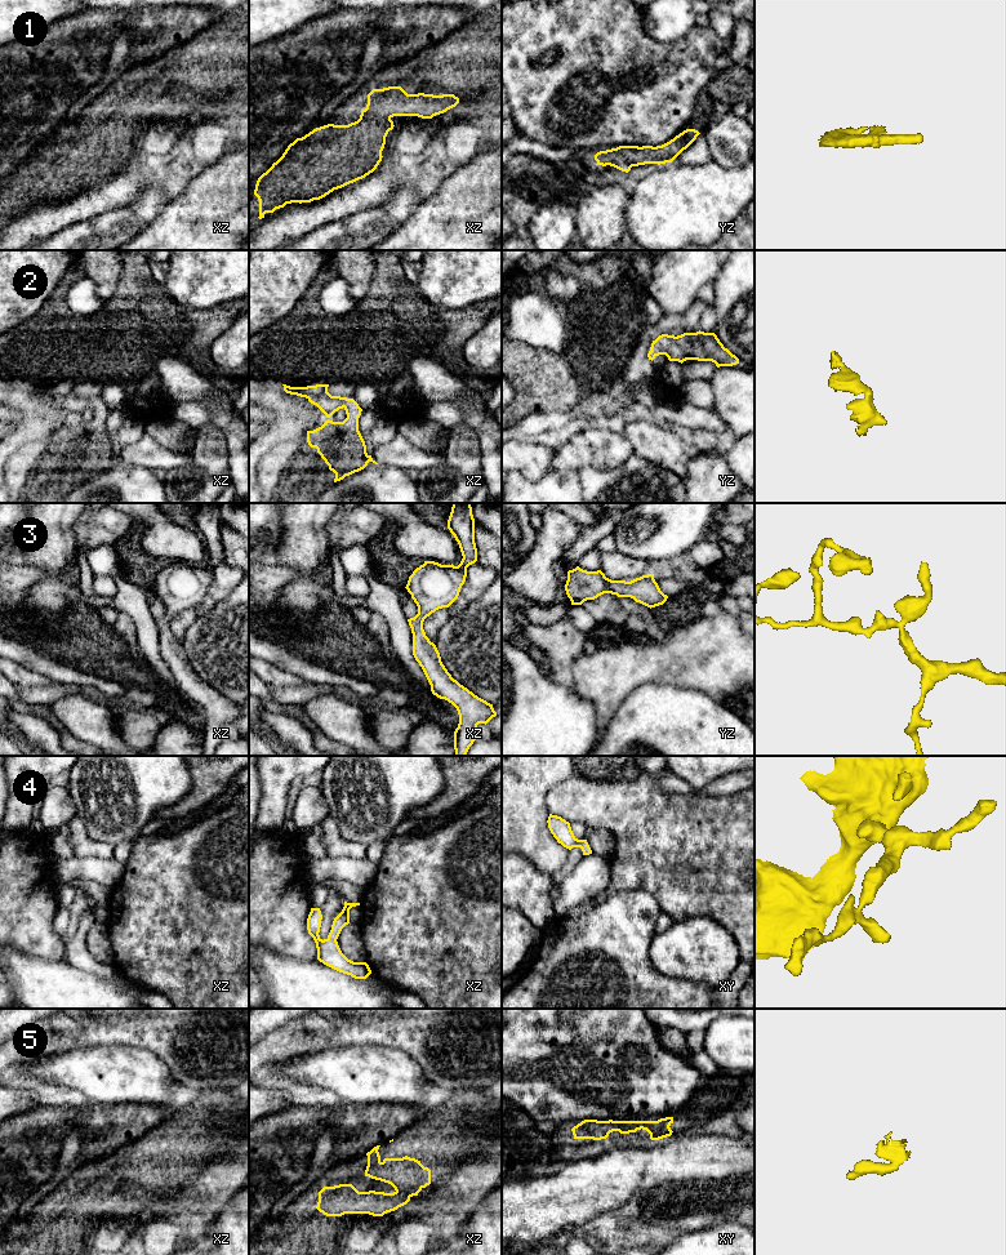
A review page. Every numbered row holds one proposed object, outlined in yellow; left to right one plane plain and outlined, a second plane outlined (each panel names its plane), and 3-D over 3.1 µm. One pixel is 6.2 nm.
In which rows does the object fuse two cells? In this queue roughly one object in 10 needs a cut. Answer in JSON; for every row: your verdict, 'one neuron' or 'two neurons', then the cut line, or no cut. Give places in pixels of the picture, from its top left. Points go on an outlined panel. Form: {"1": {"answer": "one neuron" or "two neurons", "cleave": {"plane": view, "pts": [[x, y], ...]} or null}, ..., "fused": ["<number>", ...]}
{"1": {"answer": "one neuron", "cleave": null}, "2": {"answer": "one neuron", "cleave": null}, "3": {"answer": "one neuron", "cleave": null}, "4": {"answer": "one neuron", "cleave": null}, "5": {"answer": "one neuron", "cleave": null}, "fused": []}

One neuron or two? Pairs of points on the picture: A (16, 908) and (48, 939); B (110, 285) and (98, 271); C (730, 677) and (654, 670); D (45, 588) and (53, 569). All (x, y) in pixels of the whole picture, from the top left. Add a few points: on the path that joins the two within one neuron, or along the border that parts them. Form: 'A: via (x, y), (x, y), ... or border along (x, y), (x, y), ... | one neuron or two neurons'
A: via (23, 916), (40, 933) | one neuron
B: via (107, 281), (102, 275) | one neuron
C: via (711, 670), (673, 670) | one neuron
D: via (50, 583), (52, 574) | one neuron

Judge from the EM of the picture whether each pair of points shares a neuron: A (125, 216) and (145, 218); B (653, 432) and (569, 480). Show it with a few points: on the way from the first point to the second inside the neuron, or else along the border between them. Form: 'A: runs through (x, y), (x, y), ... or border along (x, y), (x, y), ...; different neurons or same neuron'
A: border along (127, 207), (133, 212), (141, 228); different neurons
B: border along (551, 468), (575, 470), (578, 472); different neurons

